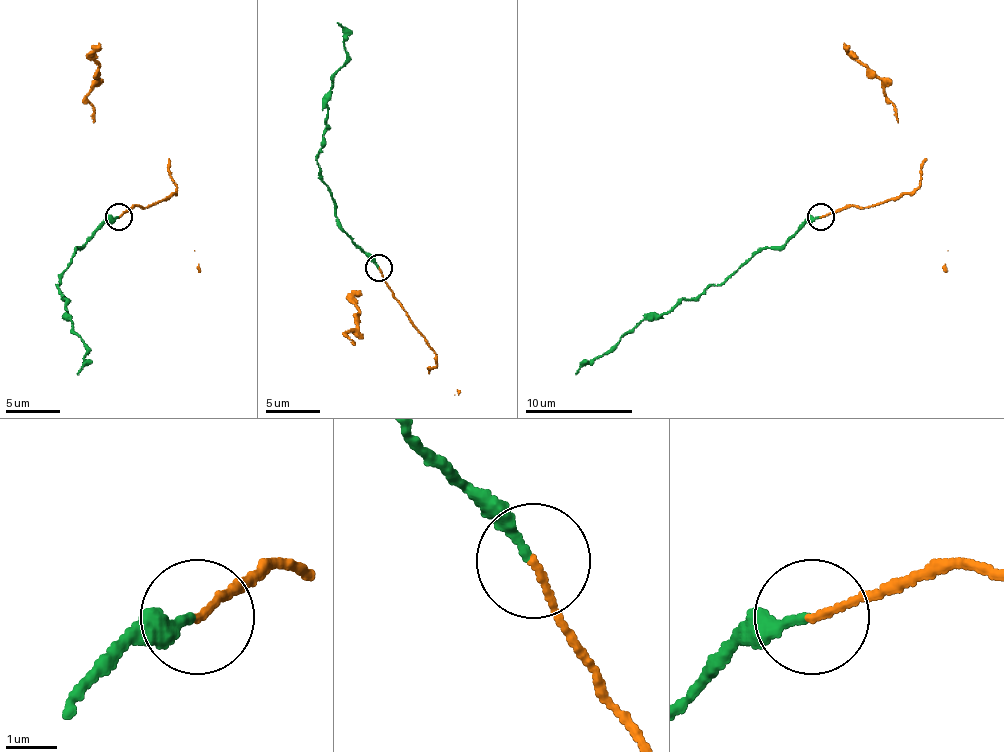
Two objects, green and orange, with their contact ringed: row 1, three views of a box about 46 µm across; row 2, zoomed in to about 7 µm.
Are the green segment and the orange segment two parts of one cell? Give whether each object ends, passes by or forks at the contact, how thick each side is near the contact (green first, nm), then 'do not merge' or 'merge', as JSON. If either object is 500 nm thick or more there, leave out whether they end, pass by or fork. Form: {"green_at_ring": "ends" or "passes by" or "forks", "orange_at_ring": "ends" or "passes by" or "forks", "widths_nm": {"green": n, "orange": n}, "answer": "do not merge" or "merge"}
{"green_at_ring": "ends", "orange_at_ring": "ends", "widths_nm": {"green": 190, "orange": 140}, "answer": "do not merge"}

